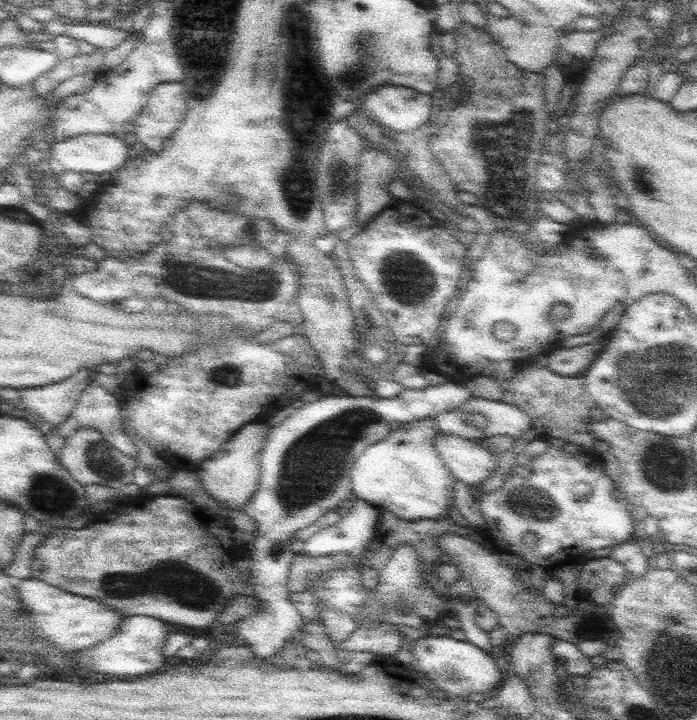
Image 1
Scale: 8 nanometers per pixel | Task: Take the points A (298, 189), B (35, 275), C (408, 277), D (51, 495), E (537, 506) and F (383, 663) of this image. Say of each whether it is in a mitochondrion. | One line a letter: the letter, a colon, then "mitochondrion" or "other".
A: mitochondrion
B: other
C: mitochondrion
D: mitochondrion
E: mitochondrion
F: other

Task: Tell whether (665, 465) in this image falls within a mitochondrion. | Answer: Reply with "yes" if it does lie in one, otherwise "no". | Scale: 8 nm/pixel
yes

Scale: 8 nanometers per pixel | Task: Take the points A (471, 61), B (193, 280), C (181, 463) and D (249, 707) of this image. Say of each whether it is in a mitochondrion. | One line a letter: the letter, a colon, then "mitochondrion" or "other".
A: other
B: mitochondrion
C: other
D: other

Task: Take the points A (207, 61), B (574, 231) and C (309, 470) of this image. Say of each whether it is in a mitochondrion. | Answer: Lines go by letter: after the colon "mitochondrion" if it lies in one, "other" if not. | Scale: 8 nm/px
A: mitochondrion
B: other
C: mitochondrion

